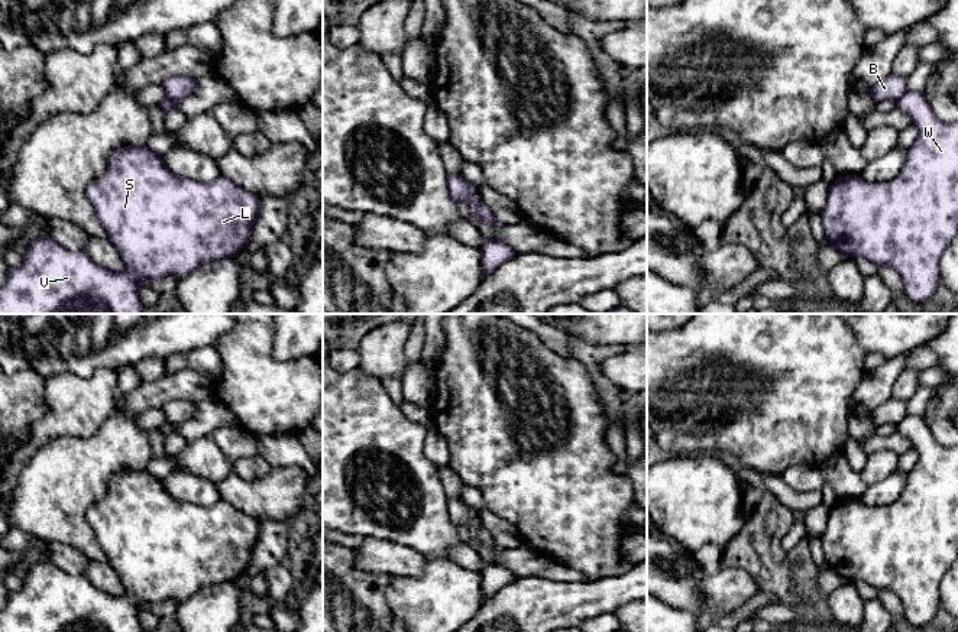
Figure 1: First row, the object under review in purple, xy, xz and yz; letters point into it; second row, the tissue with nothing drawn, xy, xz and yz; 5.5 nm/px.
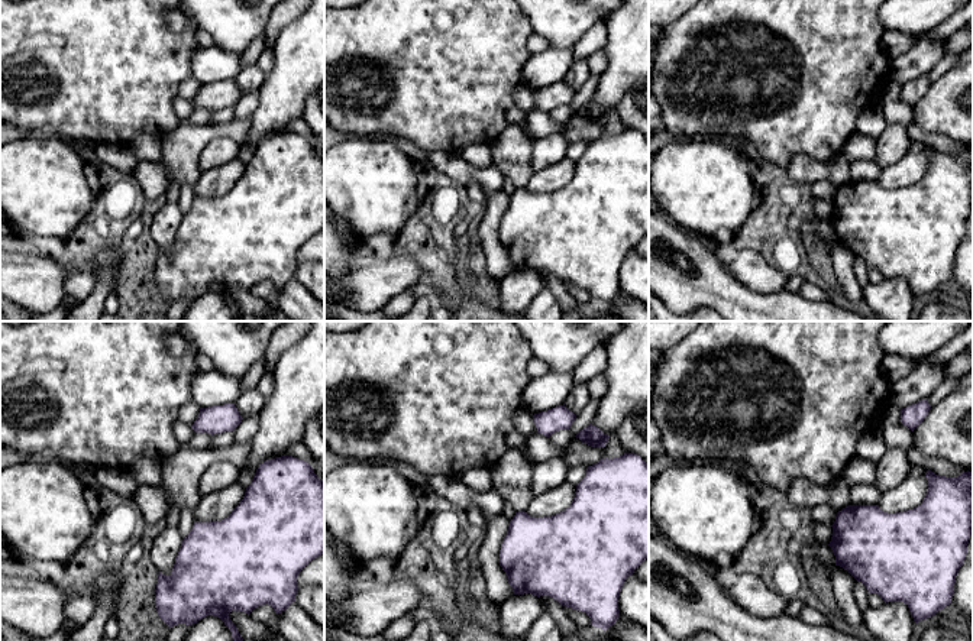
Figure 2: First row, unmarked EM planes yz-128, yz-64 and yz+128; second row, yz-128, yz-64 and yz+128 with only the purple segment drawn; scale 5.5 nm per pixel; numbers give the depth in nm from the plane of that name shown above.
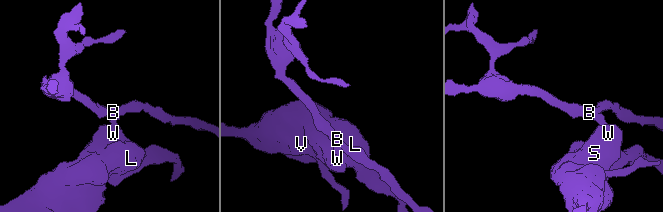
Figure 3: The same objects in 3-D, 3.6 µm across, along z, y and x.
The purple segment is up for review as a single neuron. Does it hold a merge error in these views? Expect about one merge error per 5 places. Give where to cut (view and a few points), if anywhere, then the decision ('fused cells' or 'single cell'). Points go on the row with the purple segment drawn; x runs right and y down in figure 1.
xy (165, 96), (178, 100) | fused cells

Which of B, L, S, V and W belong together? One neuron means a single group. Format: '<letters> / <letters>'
B / L S V W

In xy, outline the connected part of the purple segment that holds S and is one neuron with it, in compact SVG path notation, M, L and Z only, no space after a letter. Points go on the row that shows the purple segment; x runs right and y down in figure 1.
M146 143L117 148L106 174L93 181L85 192L109 242L122 256L123 269L103 268L84 250L68 250L51 237L36 239L23 252L22 263L9 268L6 281L0 285L0 314L145 314L139 298L143 279L161 279L166 275L181 279L205 262L233 257L247 246L260 213L260 200L253 192L221 175L207 184L177 176L165 166L162 153L149 150Z

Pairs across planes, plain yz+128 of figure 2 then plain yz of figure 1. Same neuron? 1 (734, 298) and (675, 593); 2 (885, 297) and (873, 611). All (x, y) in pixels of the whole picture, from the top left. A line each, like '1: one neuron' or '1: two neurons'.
1: one neuron
2: one neuron

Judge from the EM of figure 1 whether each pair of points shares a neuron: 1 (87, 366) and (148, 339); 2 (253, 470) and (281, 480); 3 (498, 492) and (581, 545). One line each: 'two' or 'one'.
1: one
2: two
3: one

